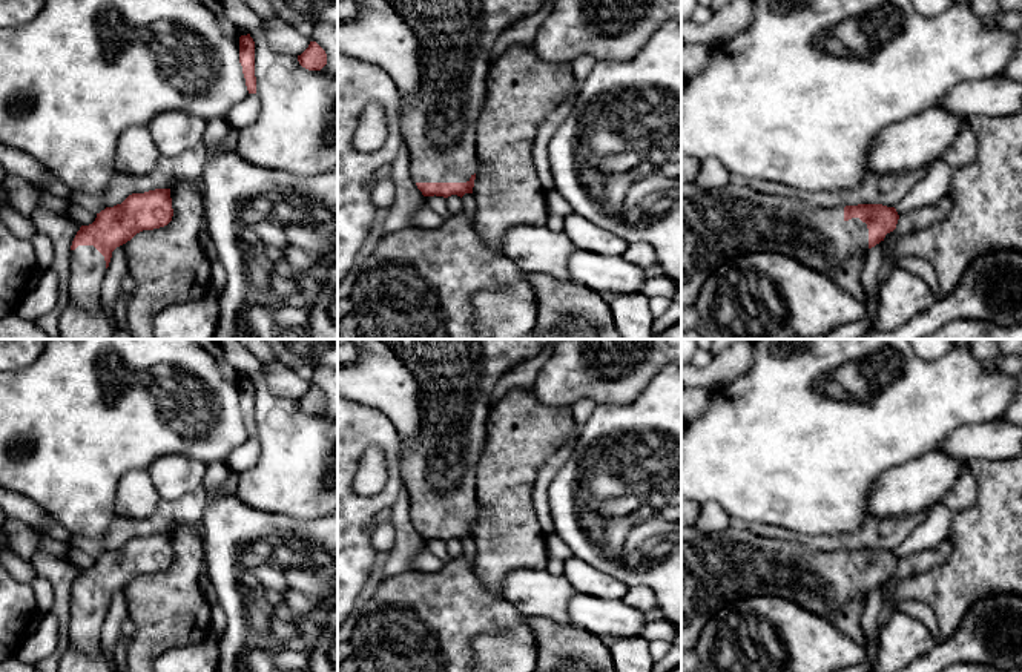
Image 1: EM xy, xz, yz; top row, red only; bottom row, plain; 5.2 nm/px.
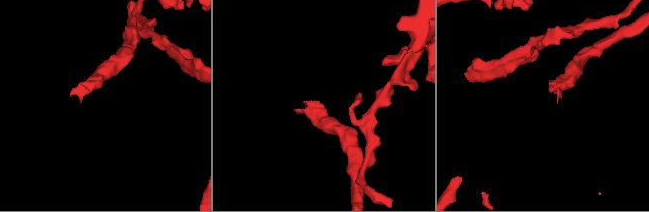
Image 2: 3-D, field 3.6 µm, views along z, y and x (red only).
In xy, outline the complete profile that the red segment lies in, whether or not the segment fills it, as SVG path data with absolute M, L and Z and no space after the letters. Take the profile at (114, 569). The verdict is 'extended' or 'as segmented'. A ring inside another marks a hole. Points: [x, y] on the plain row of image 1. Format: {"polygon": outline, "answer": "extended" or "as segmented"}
{"polygon": "M170 532L132 537L121 548L106 551L89 569L81 569L71 589L69 647L86 655L101 649L101 628L112 595L143 574L172 565Z", "answer": "extended"}

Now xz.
{"polygon": "M381 339L410 370L420 387L422 423L408 440L401 437L401 477L410 494L410 516L424 540L473 537L477 516L476 468L486 439L491 394L500 377L546 348L551 339Z", "answer": "extended"}

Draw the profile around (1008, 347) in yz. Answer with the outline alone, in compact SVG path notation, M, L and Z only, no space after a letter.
M994 339L997 344L999 353L1007 356L1020 356L1022 357L1022 339Z

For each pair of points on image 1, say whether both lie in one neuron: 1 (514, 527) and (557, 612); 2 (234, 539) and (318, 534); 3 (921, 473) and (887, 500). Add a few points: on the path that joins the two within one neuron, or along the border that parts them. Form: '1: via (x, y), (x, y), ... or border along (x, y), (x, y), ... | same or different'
1: border along (545, 568), (517, 568), (502, 583) | different
2: via (255, 527), (287, 527), (296, 531) | same
3: via (913, 480), (895, 494) | same

